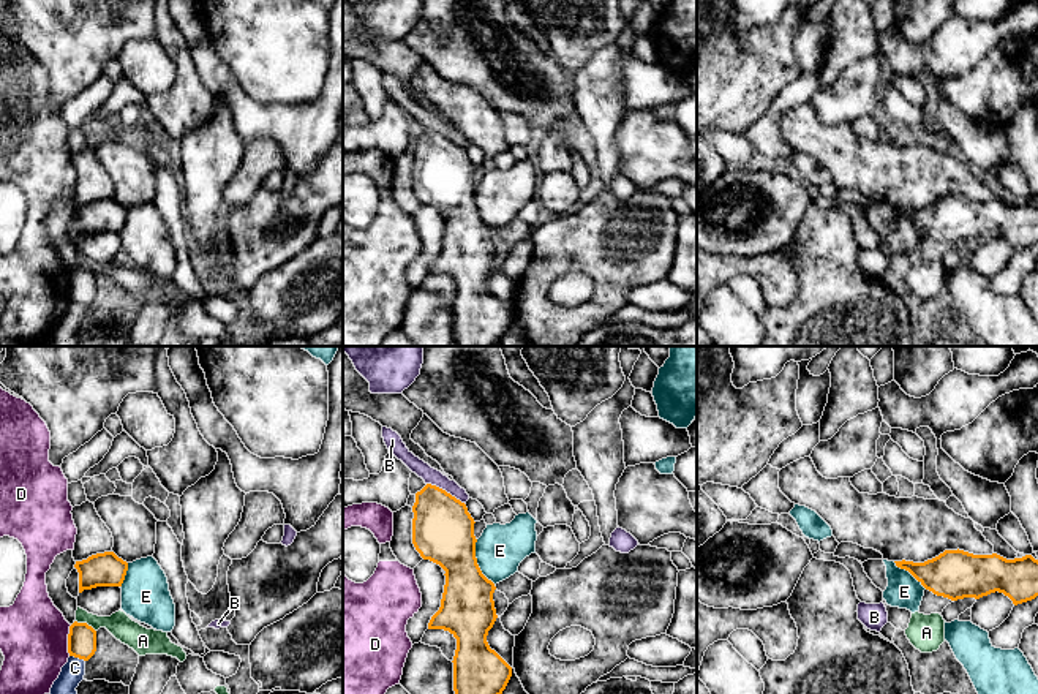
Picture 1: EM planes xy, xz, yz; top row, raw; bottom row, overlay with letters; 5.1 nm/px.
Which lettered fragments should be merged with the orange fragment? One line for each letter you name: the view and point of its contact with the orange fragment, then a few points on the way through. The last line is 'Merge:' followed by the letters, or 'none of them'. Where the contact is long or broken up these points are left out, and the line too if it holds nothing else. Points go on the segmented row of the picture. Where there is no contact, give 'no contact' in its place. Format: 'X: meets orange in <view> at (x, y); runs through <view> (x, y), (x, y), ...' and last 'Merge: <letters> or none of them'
C: meets orange in xy at (78, 656)
Merge: C

